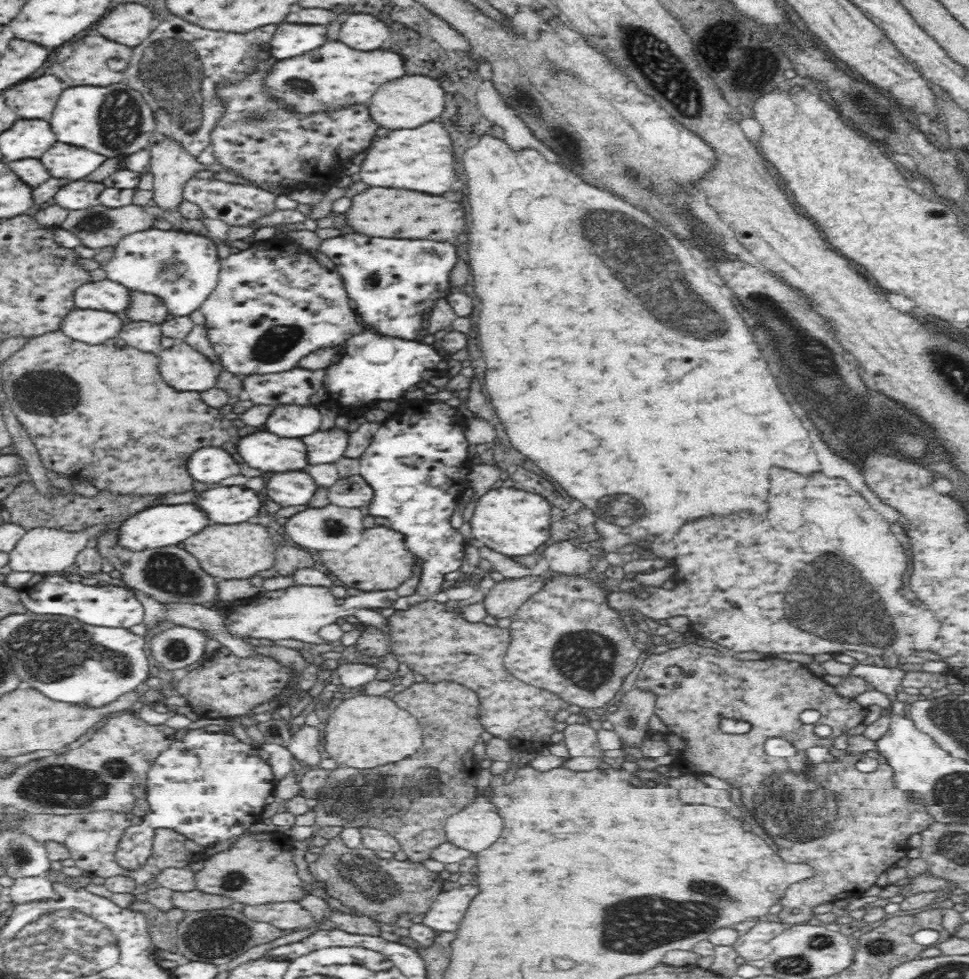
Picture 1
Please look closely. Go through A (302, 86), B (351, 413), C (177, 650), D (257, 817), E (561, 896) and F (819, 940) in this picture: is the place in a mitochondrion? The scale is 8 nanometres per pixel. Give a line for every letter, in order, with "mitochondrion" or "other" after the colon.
A: mitochondrion
B: other
C: mitochondrion
D: other
E: other
F: mitochondrion

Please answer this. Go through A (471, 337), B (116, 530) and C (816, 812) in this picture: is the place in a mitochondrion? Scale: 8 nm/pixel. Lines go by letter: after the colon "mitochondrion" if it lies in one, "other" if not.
A: other
B: other
C: mitochondrion

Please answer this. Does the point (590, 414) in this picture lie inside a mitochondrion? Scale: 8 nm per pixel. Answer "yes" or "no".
no

